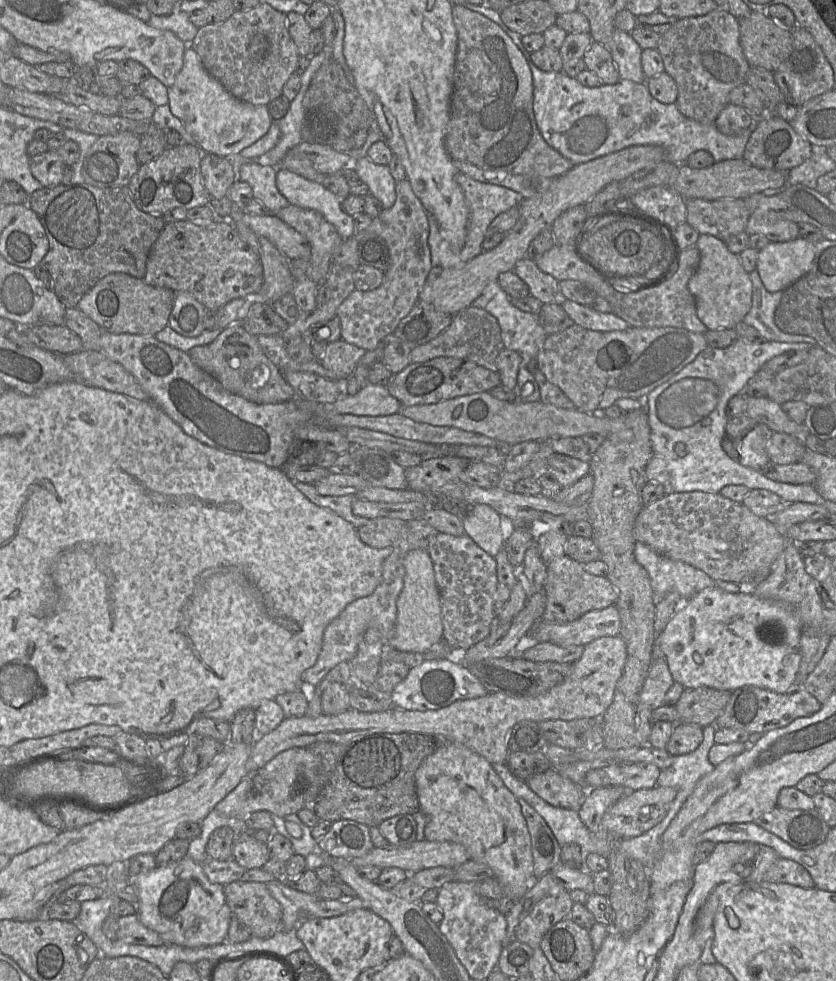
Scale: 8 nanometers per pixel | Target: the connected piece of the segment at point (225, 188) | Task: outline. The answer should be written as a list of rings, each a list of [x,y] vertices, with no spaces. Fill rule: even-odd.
[[[203,152],[201,172],[212,199],[228,195],[230,187],[238,179],[236,168],[225,157]]]

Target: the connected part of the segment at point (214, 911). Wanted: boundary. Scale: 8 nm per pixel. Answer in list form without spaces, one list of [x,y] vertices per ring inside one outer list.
[[[186,856],[166,866],[139,873],[133,883],[139,892],[136,914],[140,922],[157,932],[164,944],[200,948],[227,940],[232,912],[225,899],[224,885],[212,883],[202,864]]]

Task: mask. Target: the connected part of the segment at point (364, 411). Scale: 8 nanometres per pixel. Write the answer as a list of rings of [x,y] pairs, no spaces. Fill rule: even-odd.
[[[368,383],[357,394],[348,395],[341,393],[337,400],[330,403],[338,414],[354,414],[359,416],[384,416],[398,413],[401,403],[393,397],[385,384]]]

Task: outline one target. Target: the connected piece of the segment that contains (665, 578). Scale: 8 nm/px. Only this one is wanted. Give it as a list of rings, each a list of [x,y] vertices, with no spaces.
[[[635,541],[634,556],[650,578],[654,596],[662,598],[676,592],[682,599],[716,585],[716,580],[687,563],[666,558],[644,543]]]

